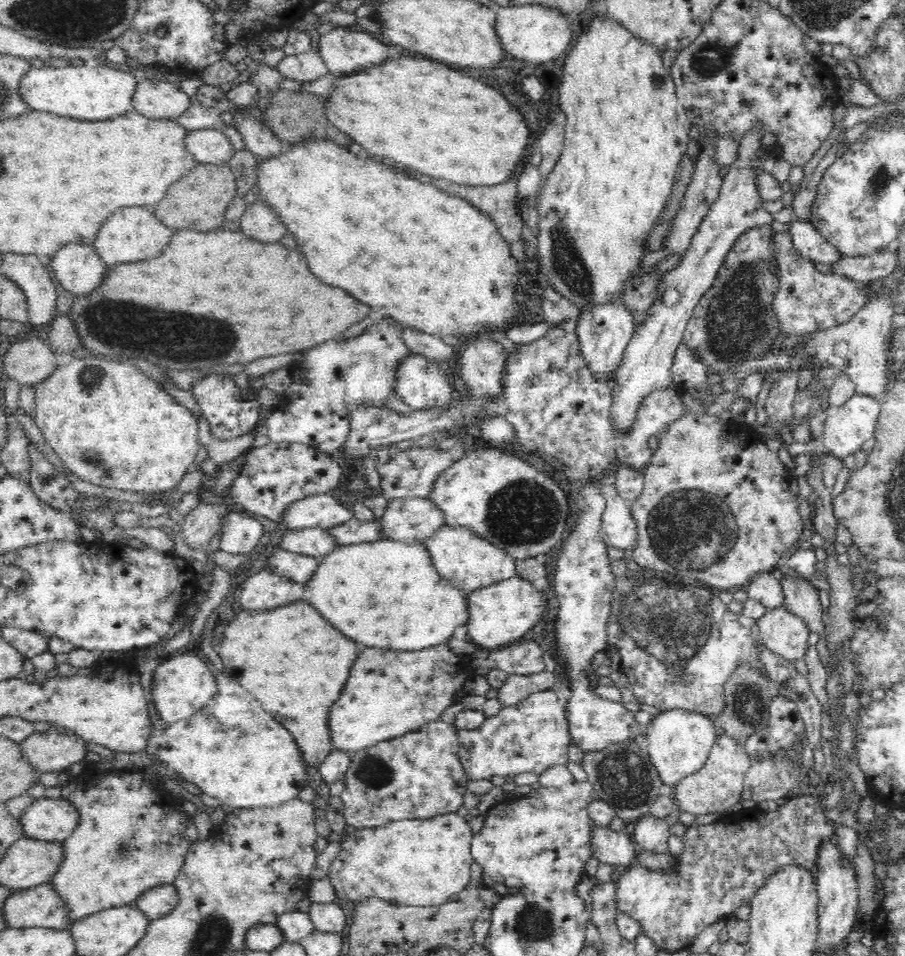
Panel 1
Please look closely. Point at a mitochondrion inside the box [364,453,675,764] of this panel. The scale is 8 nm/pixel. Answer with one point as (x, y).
(524, 513)

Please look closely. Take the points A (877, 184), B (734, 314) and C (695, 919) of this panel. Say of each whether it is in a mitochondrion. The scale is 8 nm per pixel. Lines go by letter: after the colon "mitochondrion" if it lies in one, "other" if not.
A: mitochondrion
B: mitochondrion
C: other

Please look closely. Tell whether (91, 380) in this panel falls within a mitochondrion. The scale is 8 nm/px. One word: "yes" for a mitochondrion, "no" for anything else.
yes

